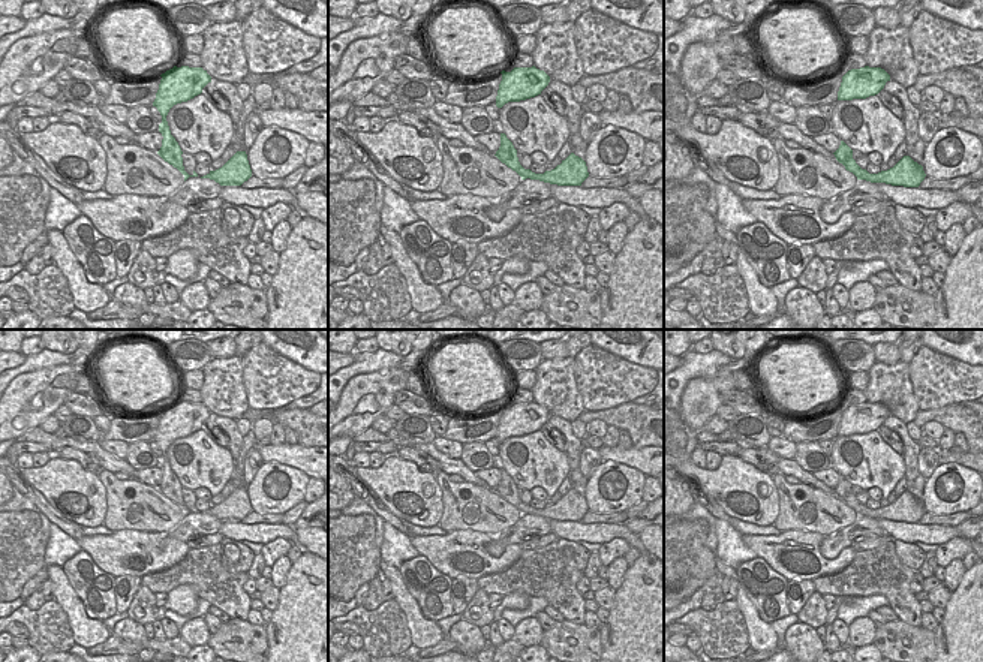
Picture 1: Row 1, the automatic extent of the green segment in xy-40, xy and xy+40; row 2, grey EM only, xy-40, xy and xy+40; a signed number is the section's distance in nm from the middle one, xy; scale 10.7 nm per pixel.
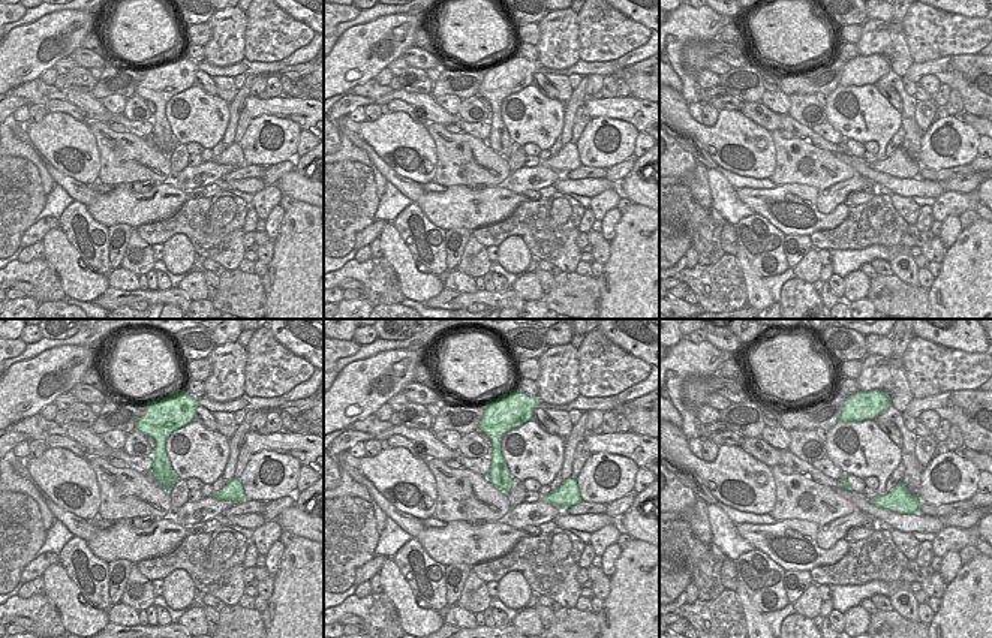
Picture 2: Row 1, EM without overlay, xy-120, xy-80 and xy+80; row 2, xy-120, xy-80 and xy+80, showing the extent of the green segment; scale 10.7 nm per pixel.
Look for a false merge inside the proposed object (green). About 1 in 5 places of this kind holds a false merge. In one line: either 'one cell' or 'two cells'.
one cell

